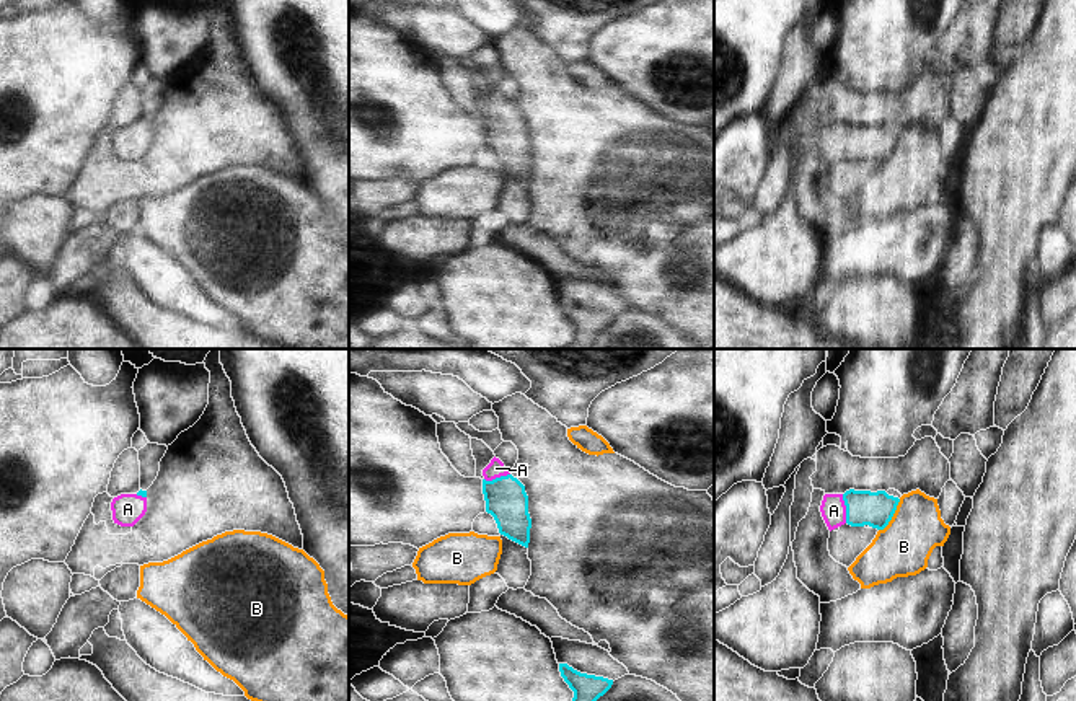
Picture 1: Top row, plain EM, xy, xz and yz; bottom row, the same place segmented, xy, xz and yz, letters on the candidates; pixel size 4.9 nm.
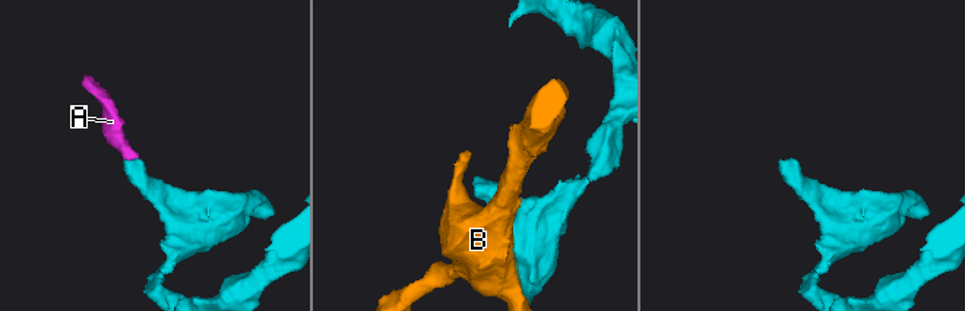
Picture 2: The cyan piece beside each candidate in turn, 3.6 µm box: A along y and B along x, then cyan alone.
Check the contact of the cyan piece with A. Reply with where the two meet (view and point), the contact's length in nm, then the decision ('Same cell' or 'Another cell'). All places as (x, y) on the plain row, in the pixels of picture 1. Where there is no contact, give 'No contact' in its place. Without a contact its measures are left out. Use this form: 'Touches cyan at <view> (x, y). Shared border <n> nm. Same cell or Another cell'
Touches cyan at yz (846, 144). Shared border 150 nm. Same cell.

